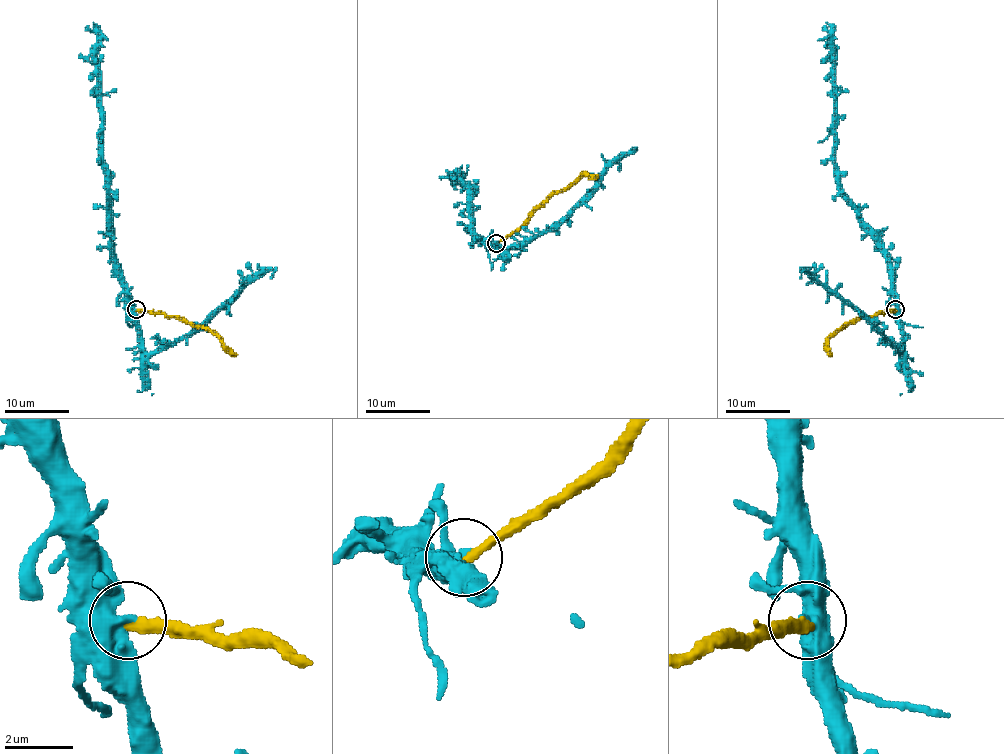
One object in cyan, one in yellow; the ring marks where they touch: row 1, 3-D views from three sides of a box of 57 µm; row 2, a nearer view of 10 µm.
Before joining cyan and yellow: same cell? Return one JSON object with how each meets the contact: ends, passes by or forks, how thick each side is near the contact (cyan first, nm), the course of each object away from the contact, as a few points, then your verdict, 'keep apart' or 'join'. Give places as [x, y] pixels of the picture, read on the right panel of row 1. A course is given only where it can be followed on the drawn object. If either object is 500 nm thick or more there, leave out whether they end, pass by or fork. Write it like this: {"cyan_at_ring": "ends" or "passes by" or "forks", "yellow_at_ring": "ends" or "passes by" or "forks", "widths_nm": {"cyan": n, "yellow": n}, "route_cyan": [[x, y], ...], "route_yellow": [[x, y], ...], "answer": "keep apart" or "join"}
{"widths_nm": {"cyan": 650, "yellow": 320}, "route_cyan": [[895, 309], [893, 277], [882, 241], [863, 220], [840, 184], [835, 161], [830, 35], [822, 29]], "route_yellow": [[895, 311], [856, 317], [829, 340], [830, 354]], "answer": "keep apart"}

